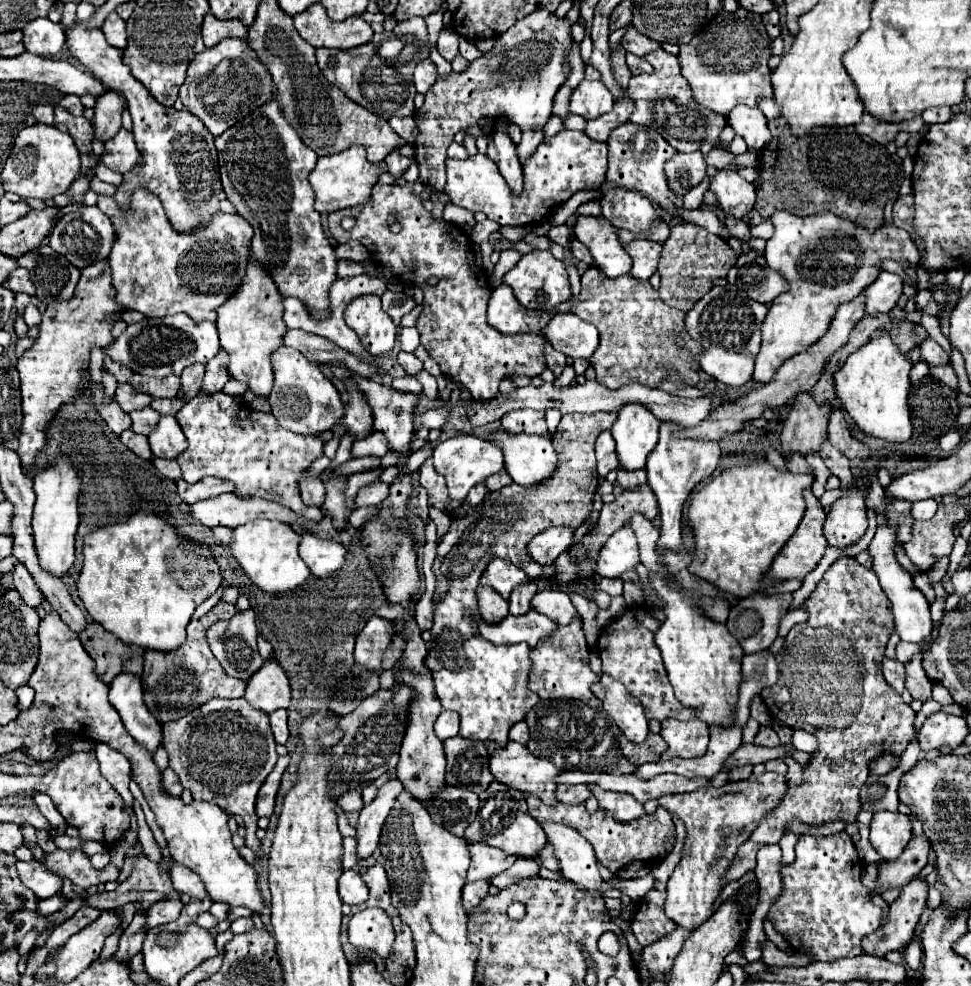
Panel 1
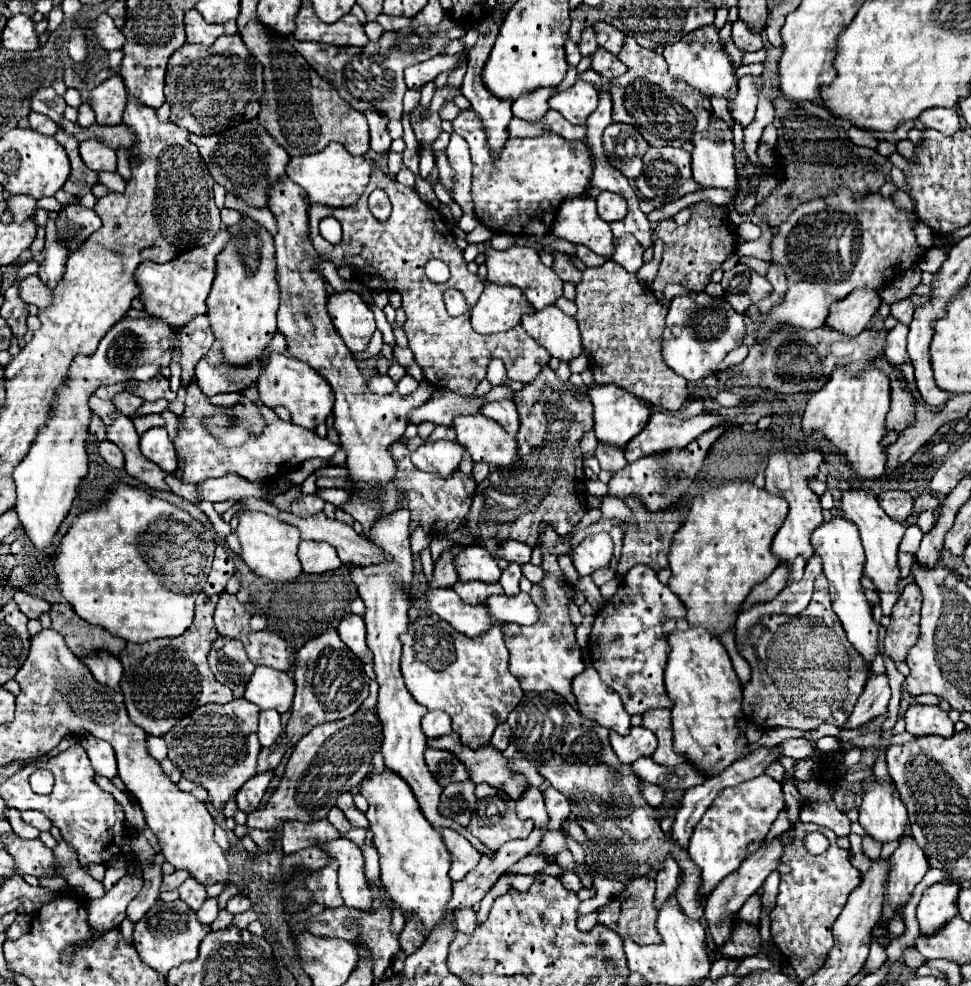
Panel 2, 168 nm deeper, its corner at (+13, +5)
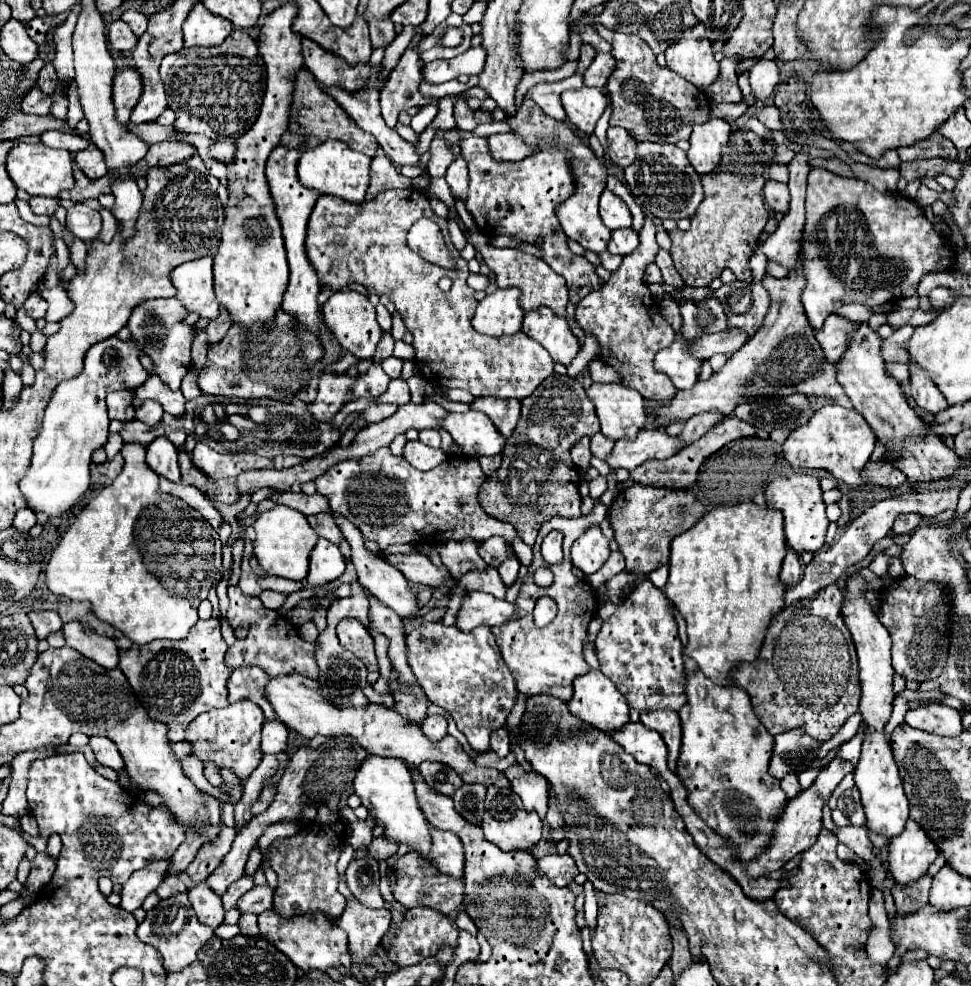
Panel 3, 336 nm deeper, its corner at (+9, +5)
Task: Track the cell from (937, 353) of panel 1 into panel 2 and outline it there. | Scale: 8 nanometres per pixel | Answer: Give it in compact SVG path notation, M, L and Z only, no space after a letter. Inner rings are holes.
M898 322L890 332L888 332L888 348L884 352L886 360L896 366L896 364L910 364L910 356L906 350L906 334L908 326Z

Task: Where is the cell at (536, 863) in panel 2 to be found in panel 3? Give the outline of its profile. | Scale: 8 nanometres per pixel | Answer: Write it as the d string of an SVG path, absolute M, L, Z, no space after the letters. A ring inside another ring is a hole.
M554 854L554 856L544 856L538 860L538 872L548 876L556 886L568 886L576 876L578 876L578 868L574 864L574 860L568 854Z

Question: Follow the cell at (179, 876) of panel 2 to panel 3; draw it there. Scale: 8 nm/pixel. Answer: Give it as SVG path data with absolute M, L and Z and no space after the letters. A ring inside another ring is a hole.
M222 828L220 834L214 838L214 840L208 840L200 852L196 854L194 862L188 866L188 876L200 884L204 882L216 868L218 864L222 862L222 858L228 854L232 842L234 842L234 836L236 836L236 830L234 828Z

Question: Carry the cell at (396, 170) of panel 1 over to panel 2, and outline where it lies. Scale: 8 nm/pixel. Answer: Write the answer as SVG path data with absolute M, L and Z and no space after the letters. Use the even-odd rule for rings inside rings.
M366 112L366 118L370 126L370 148L378 154L388 154L392 138L386 130L384 116L376 116L376 112Z

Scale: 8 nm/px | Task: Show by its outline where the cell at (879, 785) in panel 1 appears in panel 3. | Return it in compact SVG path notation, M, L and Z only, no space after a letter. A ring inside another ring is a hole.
M850 788L846 790L840 798L838 798L838 810L854 824L854 826L862 826L866 824L866 818L864 818L864 810L862 810L862 804L860 804L860 794L858 794L858 788Z

